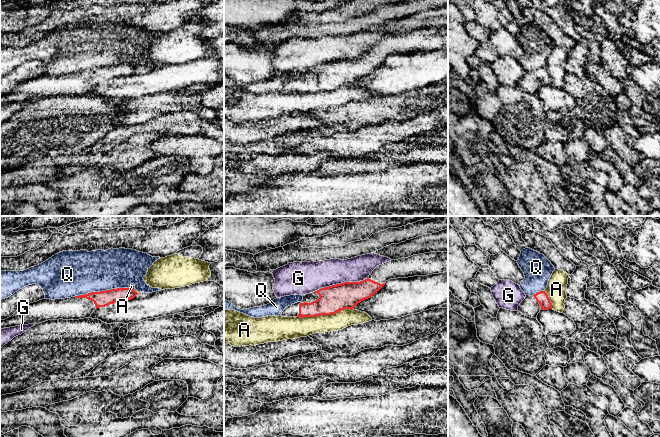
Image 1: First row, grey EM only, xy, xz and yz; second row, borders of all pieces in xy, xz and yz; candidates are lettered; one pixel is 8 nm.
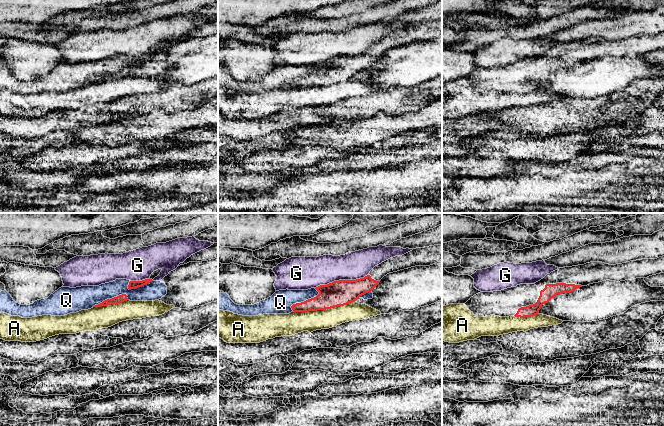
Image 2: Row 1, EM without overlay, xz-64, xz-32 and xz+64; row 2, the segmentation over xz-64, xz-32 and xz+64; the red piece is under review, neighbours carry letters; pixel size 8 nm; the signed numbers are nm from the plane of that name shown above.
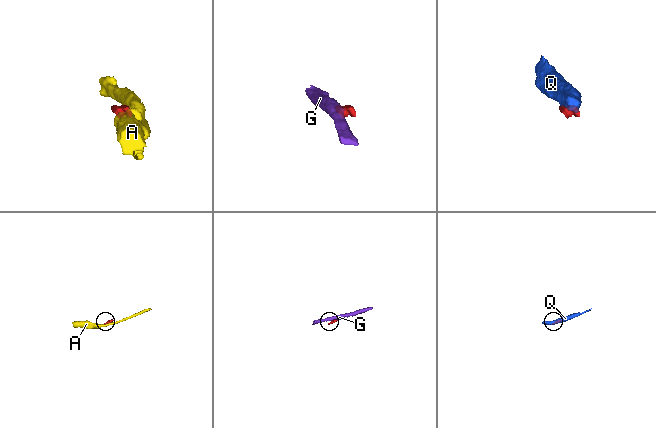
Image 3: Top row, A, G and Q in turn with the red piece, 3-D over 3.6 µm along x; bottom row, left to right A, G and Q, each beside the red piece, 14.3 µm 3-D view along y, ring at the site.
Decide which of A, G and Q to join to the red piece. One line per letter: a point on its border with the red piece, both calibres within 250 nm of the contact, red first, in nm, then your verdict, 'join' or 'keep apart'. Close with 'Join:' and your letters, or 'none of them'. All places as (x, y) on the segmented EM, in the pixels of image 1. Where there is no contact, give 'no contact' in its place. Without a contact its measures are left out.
A: meets red in xz at (325, 314); 220 nm thick on the red side, 170 nm on the other; keep apart
G: meets red in xz at (339, 284); 220 nm thick on the red side, 240 nm on the other; keep apart
Q: meets red in xy at (101, 291); 130 nm thick on the red side, 360 nm on the other; keep apart
Join: none of them

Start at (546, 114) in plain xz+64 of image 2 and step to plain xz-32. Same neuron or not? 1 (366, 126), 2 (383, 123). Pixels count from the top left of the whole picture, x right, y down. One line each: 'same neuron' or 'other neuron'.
1: other neuron
2: other neuron

